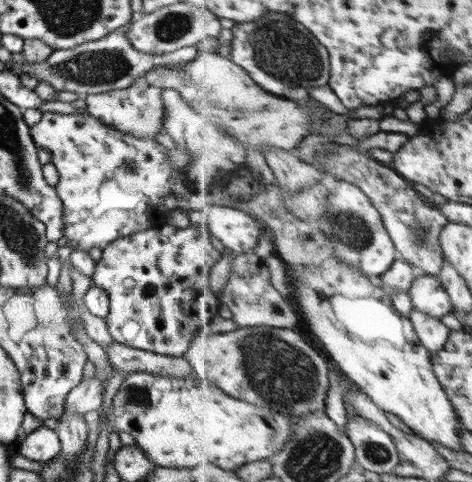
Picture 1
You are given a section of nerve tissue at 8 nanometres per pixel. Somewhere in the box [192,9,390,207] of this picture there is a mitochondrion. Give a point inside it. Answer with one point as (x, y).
(283, 51)

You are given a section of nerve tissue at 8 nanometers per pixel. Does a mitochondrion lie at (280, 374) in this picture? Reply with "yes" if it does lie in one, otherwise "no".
yes

